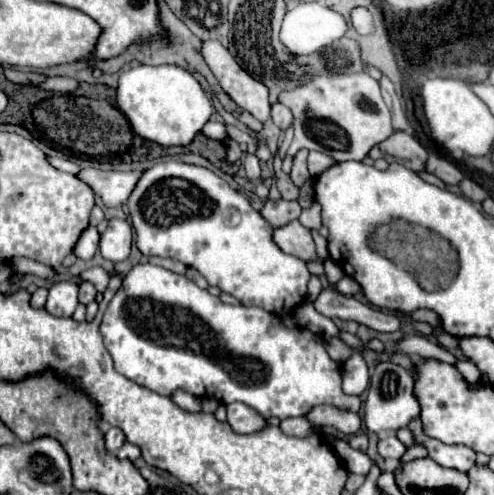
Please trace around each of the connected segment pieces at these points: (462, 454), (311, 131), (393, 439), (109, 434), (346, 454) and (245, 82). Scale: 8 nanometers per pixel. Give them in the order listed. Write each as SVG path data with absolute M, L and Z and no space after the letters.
M420 419L412 421L408 427L410 427L410 431L414 431L416 441L426 445L428 457L432 457L438 465L448 467L448 469L456 469L456 471L462 471L462 473L468 473L470 467L474 465L476 453L474 453L472 449L468 449L466 445L444 445L444 443L440 443L440 441L436 441L436 439L426 437L426 435L422 433Z
M366 71L350 75L314 75L308 83L280 93L278 101L288 105L294 115L294 139L282 163L282 170L287 174L292 168L292 157L300 149L320 151L334 161L362 161L374 145L394 133L390 111L380 95L380 85Z
M390 433L386 439L380 437L378 441L378 453L384 457L384 459L400 459L404 455L406 447L398 441L398 437L394 433Z
M110 427L110 429L106 431L106 449L108 449L112 455L116 455L124 443L126 443L126 437L124 437L124 431L122 431L122 429Z
M340 439L340 441L334 443L334 455L340 459L340 463L342 463L348 471L358 473L358 475L364 475L364 477L370 473L372 461L368 459L368 455L362 453L362 451L352 449L346 441Z
M202 41L202 57L210 71L216 75L222 89L238 107L250 111L258 121L266 121L270 117L268 87L252 79L232 59L228 49L222 47L220 41Z

